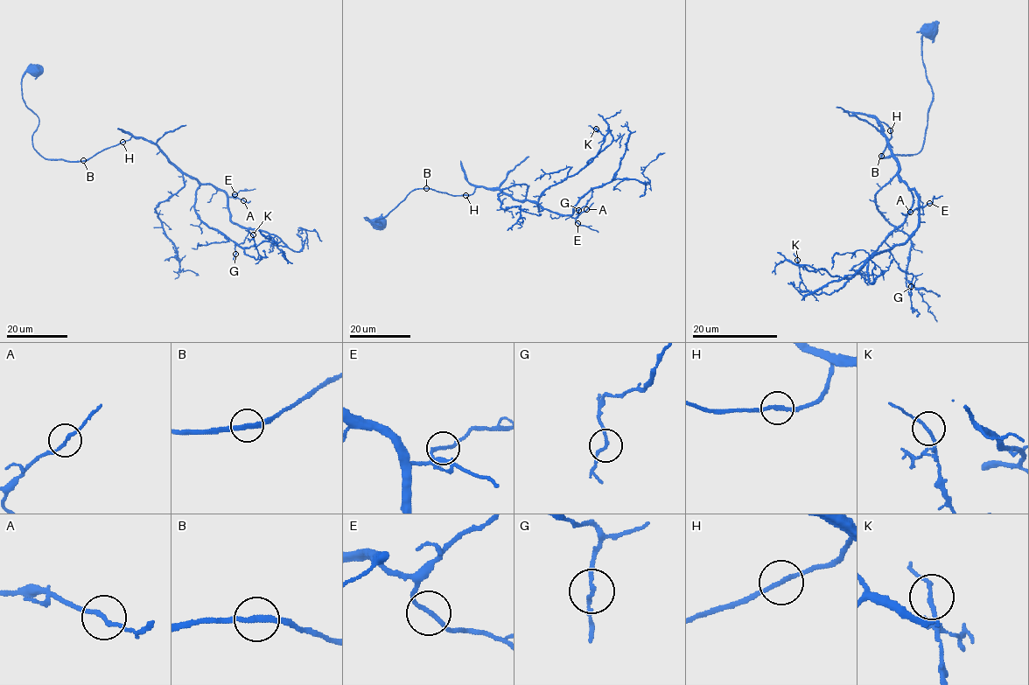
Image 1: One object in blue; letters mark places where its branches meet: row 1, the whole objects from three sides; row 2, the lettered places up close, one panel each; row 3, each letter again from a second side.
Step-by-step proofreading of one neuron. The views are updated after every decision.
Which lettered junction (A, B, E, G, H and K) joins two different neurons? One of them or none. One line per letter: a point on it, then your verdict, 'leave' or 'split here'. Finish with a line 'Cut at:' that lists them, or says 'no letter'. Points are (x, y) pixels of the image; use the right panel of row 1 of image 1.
A: at (910, 212); leave
B: at (881, 156); leave
E: at (929, 203); leave
G: at (911, 286); leave
H: at (890, 130); leave
K: at (797, 260); leave
Cut at: no letter

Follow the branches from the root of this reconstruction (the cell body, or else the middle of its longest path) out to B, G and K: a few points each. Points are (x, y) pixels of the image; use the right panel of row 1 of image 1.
B: (932, 29), (922, 36), (922, 62), (933, 94), (923, 147), (913, 154), (880, 157)
G: (932, 29), (923, 147), (881, 157), (891, 129), (879, 123), (918, 195), (917, 230), (884, 251), (911, 286)
K: (932, 29), (923, 147), (881, 157), (879, 123), (906, 220), (830, 294), (806, 289), (797, 260)

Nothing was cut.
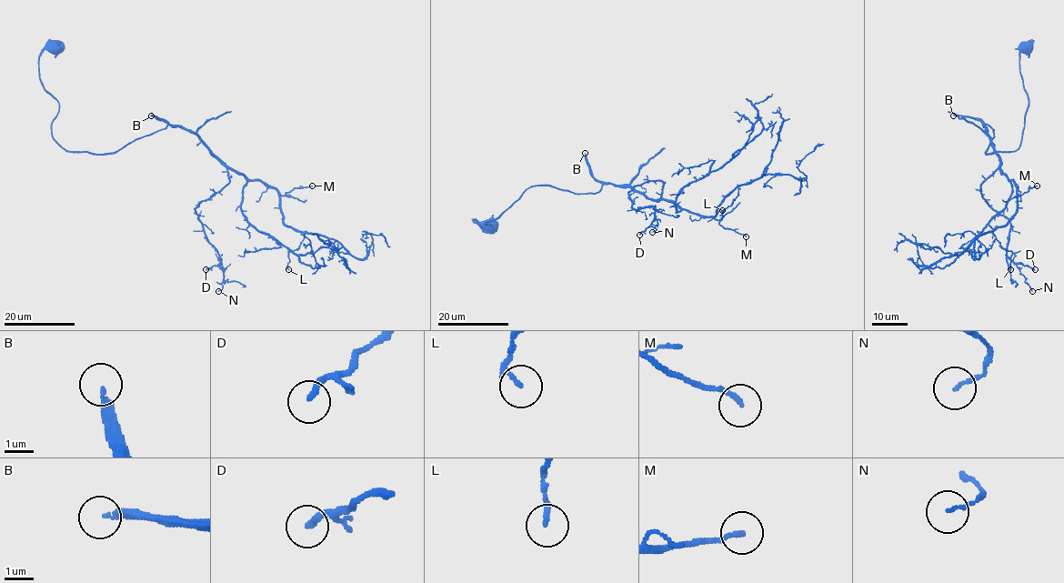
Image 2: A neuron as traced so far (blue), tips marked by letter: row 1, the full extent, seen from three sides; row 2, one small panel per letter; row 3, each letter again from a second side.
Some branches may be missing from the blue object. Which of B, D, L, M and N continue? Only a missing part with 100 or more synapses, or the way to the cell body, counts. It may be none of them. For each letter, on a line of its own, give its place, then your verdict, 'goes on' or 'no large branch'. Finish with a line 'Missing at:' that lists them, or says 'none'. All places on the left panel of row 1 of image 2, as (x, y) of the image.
B: at (151, 115); goes on
D: at (205, 269); no large branch
L: at (288, 269); no large branch
M: at (312, 185); no large branch
N: at (218, 291); no large branch
Missing at: B

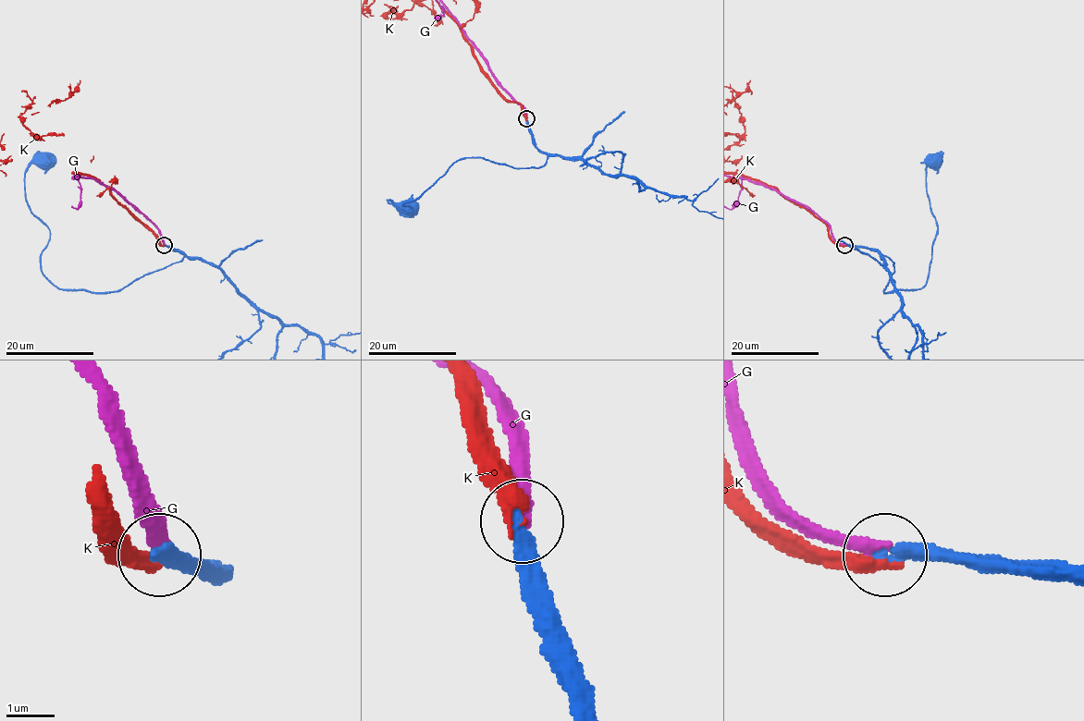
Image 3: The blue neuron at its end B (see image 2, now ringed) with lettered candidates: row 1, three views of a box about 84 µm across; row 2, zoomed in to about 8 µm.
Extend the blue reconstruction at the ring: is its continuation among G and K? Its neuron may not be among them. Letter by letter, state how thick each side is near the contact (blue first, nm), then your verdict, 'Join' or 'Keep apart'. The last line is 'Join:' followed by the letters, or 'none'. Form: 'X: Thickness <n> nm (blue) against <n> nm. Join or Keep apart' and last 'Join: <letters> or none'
G: Thickness 280 nm (blue) against 240 nm. Join
K: Thickness 320 nm (blue) against 340 nm. Keep apart
Join: G

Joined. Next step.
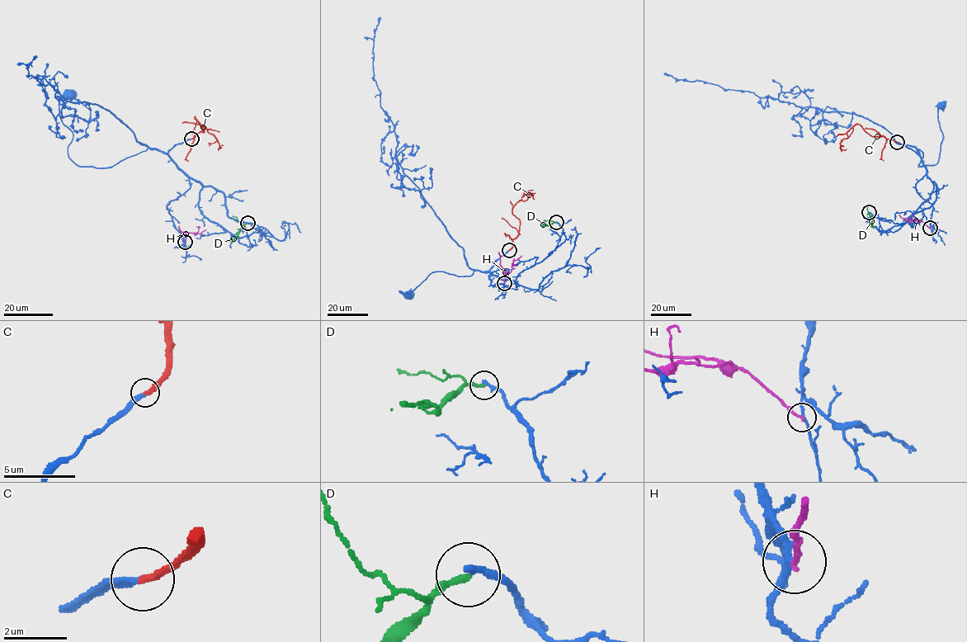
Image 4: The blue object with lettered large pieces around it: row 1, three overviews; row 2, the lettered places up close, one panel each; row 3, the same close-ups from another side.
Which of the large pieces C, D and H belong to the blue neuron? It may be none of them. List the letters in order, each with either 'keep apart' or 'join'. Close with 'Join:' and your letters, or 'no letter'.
C: join
D: keep apart
H: keep apart
Join: C

